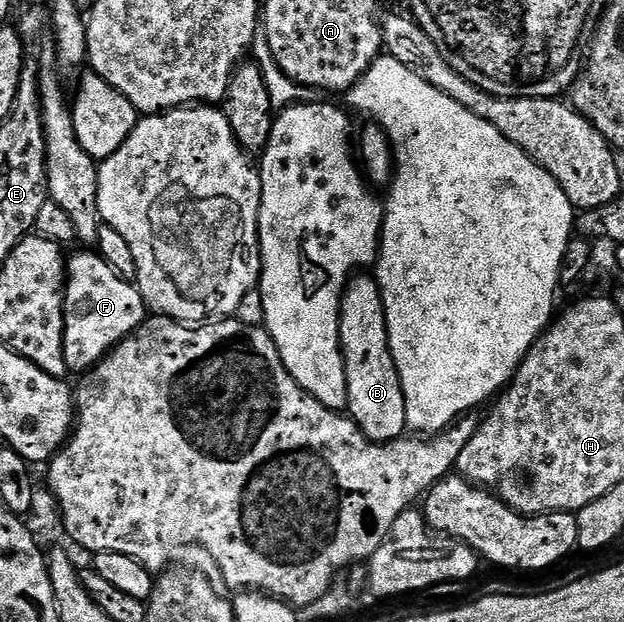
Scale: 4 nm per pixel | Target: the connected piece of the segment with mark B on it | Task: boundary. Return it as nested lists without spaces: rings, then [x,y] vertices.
[[[358,275],[342,292],[338,338],[346,368],[346,403],[349,416],[370,441],[385,443],[399,440],[407,432],[404,391],[392,359],[386,326],[386,308],[377,280]]]

